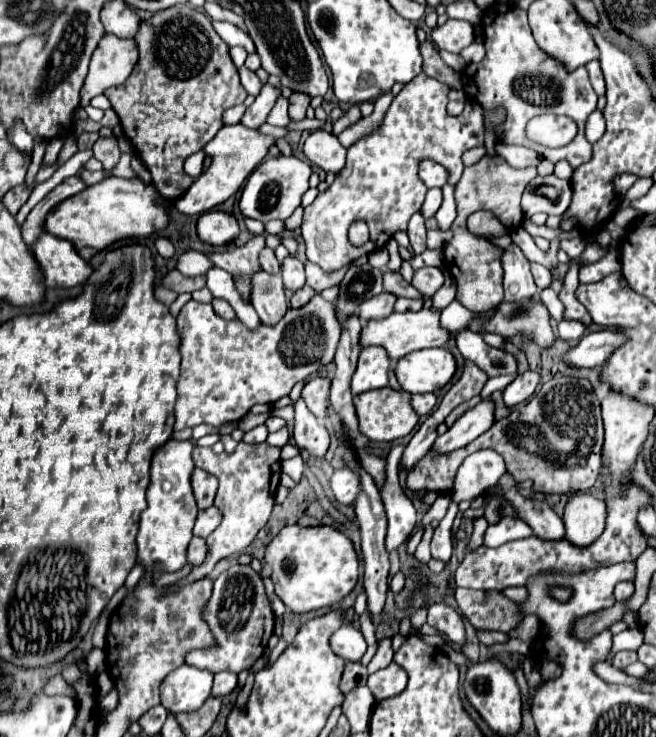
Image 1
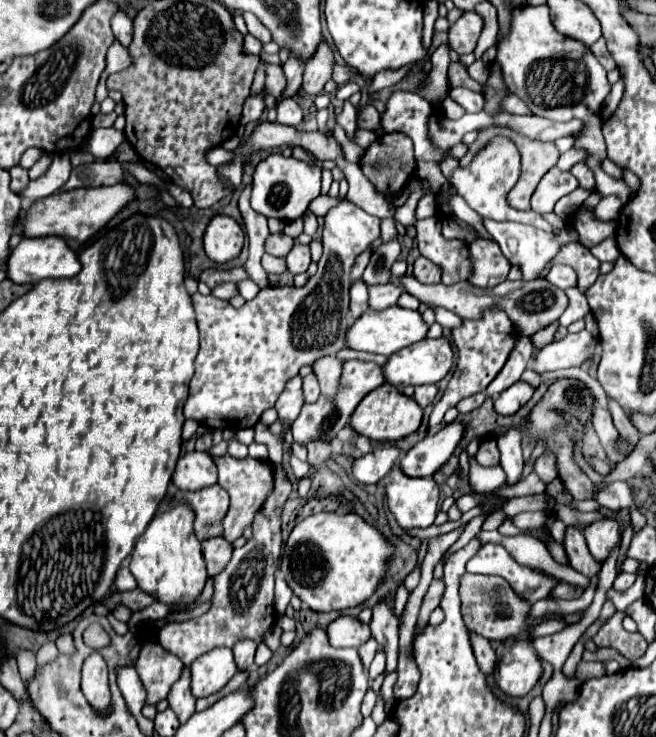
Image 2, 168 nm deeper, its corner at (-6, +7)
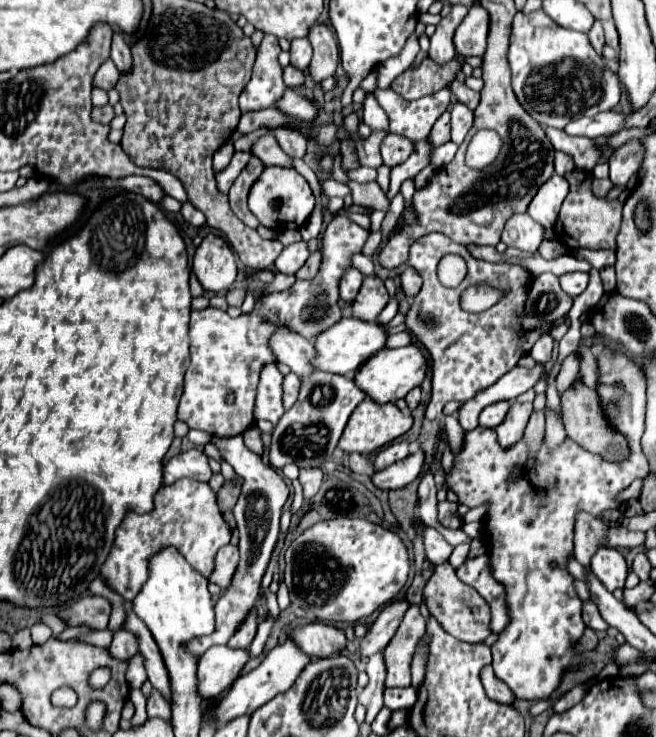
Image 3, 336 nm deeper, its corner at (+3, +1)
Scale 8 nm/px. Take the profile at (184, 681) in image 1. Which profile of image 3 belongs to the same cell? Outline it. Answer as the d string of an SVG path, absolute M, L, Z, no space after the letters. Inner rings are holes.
M227 645L211 647L199 659L199 693L205 699L217 697L239 677L241 669L249 661L247 649L233 649Z

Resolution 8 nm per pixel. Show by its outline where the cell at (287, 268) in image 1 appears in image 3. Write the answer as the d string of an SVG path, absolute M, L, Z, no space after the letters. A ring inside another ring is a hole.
M299 241L299 243L293 243L293 245L287 245L281 255L277 257L275 261L275 267L277 271L281 273L287 273L287 275L295 275L303 263L307 261L309 257L309 247L307 247L307 241Z

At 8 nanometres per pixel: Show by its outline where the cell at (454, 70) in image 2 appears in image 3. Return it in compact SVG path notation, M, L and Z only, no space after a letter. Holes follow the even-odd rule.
M453 81L453 83L451 83L451 91L453 91L453 97L455 97L459 103L467 105L471 111L479 105L481 95L479 95L477 91L469 89L465 83L461 83L461 81Z

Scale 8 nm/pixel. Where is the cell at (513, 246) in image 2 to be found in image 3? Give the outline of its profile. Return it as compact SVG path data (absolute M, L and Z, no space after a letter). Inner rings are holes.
M515 213L507 219L501 241L505 241L507 247L517 247L521 251L535 253L539 243L543 241L543 227L527 213Z

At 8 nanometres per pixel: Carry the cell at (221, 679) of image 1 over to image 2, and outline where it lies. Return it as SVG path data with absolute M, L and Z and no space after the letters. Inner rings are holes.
M252 641L236 643L236 647L232 651L234 651L234 661L236 661L238 671L248 671L254 665L254 651L256 651L256 647L258 645L252 643Z

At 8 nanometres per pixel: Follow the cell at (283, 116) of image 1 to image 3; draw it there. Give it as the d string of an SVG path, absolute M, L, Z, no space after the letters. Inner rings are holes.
M275 129L273 135L277 137L281 149L291 155L291 157L297 157L297 159L303 159L305 153L307 153L307 139L297 133L295 129Z

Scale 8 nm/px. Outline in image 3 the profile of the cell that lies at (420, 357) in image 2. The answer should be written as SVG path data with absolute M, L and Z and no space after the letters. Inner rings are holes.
M407 345L399 349L381 349L379 353L375 353L375 357L371 357L371 361L367 361L367 365L361 365L355 371L353 381L375 403L391 403L403 399L413 387L419 387L423 377L425 377L425 357L421 349L415 345Z

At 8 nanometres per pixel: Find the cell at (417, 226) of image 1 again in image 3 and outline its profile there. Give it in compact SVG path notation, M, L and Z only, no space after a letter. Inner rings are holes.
M429 233L413 243L409 265L415 267L423 279L421 291L411 299L405 323L411 335L431 355L431 401L425 411L427 419L435 419L443 411L445 403L469 401L479 389L493 385L531 351L533 343L541 335L549 333L555 327L553 321L539 321L539 317L527 317L527 313L523 313L523 305L527 303L527 289L531 287L531 273L523 265L487 263L475 259L463 245L439 233ZM447 253L457 253L467 263L467 275L455 289L443 287L437 279L437 265ZM479 283L503 287L509 291L491 309L481 313L467 313L459 305L459 295L467 287Z

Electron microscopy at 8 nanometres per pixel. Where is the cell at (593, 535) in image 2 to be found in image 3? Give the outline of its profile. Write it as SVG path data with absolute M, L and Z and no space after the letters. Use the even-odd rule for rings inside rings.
M601 547L593 555L591 571L595 573L595 577L599 577L599 581L607 589L611 589L611 593L615 589L623 589L625 587L625 579L627 579L627 573L629 573L623 555L613 547Z

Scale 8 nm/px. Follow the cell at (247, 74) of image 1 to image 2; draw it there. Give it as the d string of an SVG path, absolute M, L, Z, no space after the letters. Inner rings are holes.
M266 65L266 81L264 81L264 87L268 91L268 95L272 97L278 97L284 89L284 73L282 73L282 67L280 65Z

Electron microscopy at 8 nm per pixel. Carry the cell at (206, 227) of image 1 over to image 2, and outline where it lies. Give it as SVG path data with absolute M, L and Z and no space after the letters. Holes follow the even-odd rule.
M216 215L204 231L204 251L210 259L224 263L234 259L244 243L244 231L226 215Z

